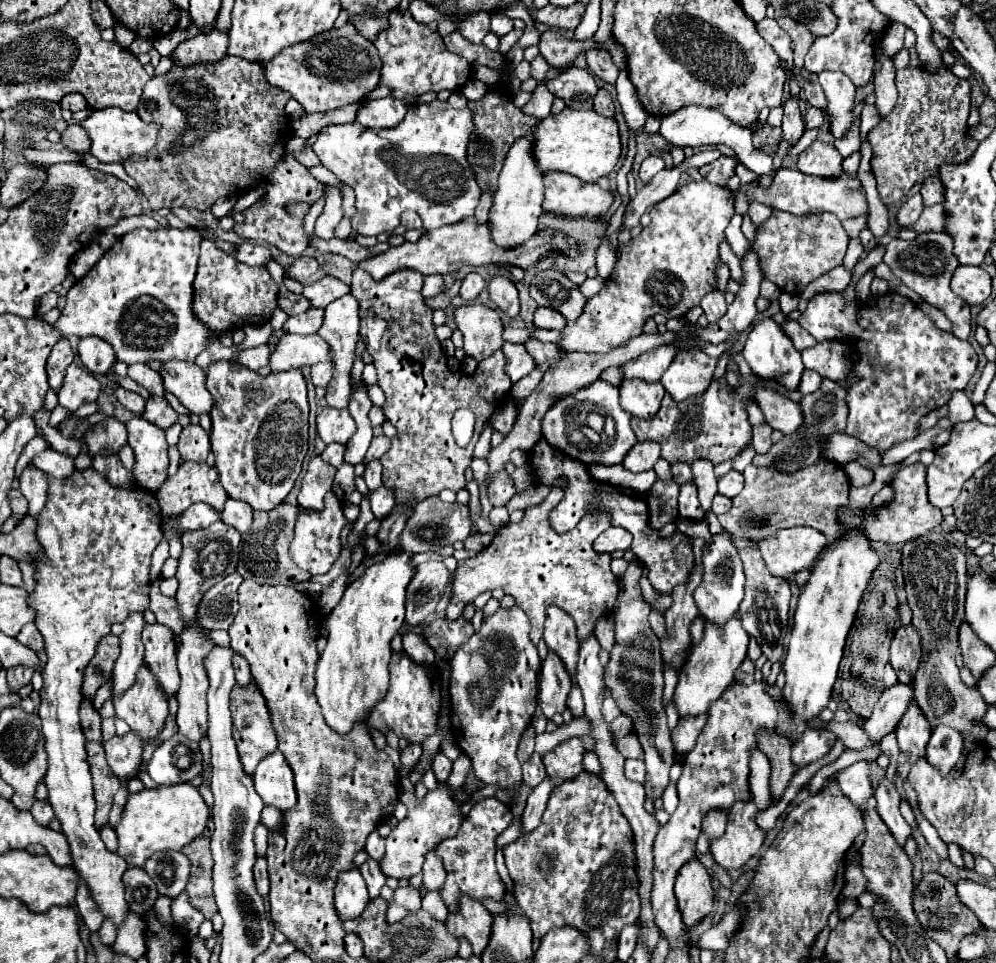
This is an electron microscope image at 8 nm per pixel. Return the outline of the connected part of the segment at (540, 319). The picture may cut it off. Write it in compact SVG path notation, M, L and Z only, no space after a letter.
M537 308L533 314L533 324L537 328L547 328L547 330L561 330L561 326L565 326L565 318L561 318L561 314L557 314L557 310L551 308Z

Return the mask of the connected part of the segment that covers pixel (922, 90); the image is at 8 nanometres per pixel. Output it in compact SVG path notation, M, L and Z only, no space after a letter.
M903 68L897 70L895 84L899 98L893 112L889 114L889 118L883 118L867 136L873 152L871 170L885 204L897 204L899 200L903 200L911 186L921 178L937 176L937 166L941 166L941 162L965 162L965 158L969 158L969 154L973 154L979 144L967 136L967 118L971 106L971 86L967 80L957 78L945 68L941 68L937 74L925 74L925 70L921 68Z

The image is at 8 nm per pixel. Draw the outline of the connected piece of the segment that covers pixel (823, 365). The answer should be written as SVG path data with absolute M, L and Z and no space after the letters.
M825 340L811 348L801 350L801 360L807 370L815 370L817 374L821 374L821 378L829 378L837 382L847 378L847 374L853 368L851 356L845 356L847 352L849 350L845 344Z

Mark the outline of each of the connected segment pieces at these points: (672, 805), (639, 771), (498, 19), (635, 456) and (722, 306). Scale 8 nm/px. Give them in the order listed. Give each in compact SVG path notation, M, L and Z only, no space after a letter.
M675 786L665 788L665 792L663 792L663 808L669 814L675 812L675 808L677 808L677 790L675 790Z
M625 760L623 770L625 770L625 776L629 780L643 784L643 780L645 780L645 764L641 760Z
M503 12L491 14L491 30L493 30L497 36L505 36L507 32L513 30L513 20L507 18Z
M637 442L629 454L623 460L623 468L627 468L629 472L645 472L651 470L653 464L661 458L659 456L661 448L655 442Z
M711 292L711 294L707 294L707 296L701 300L699 306L701 306L703 312L707 314L709 322L717 322L717 320L725 314L725 310L727 310L727 304L725 304L725 298L723 298L721 292Z

